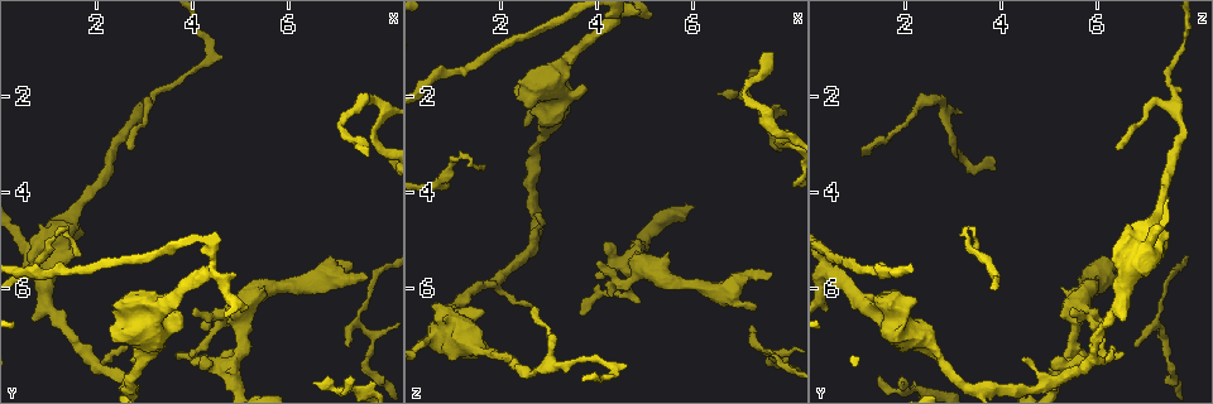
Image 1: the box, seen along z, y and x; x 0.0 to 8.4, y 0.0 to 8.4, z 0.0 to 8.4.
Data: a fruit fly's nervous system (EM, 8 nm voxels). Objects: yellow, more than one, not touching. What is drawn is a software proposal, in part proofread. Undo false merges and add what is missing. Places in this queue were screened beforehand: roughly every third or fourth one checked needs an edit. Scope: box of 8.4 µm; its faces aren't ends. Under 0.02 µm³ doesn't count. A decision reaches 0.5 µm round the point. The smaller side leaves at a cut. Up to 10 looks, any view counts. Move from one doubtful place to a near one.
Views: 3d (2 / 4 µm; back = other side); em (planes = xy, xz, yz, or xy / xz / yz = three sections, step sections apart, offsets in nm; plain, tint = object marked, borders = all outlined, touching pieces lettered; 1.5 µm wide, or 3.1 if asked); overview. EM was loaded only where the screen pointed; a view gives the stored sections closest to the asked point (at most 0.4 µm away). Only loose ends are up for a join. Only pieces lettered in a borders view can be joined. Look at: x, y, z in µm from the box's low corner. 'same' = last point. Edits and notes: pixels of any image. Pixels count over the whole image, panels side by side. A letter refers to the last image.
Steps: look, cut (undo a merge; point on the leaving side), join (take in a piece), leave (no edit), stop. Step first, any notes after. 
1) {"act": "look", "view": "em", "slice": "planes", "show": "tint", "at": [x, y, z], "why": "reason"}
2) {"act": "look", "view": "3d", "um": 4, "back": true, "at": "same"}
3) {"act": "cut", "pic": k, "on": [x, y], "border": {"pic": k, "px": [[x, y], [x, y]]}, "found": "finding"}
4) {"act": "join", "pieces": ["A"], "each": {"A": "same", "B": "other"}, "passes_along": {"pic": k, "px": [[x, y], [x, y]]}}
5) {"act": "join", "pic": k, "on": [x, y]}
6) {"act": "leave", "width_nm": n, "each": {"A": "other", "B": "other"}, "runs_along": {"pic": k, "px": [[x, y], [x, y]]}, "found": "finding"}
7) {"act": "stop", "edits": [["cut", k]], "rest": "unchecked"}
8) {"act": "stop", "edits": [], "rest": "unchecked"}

{"act": "look", "view": "3d", "um": 4, "at": [6.60, 7.95, 1.90], "why": "tapers out"}

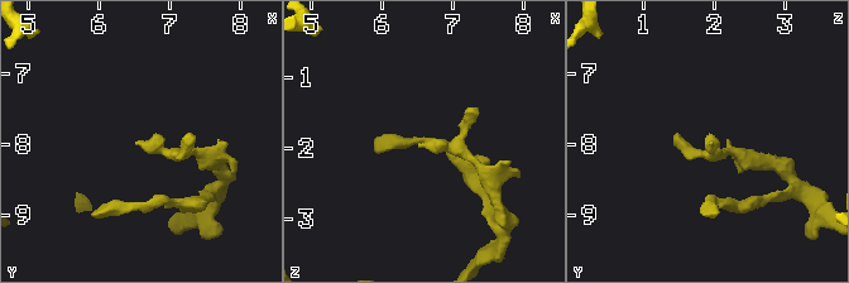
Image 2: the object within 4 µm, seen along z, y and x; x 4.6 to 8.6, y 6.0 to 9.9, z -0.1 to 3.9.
{"act": "look", "view": "em", "slice": "planes", "show": "tint", "at": [6.55, 7.95, 1.95]}

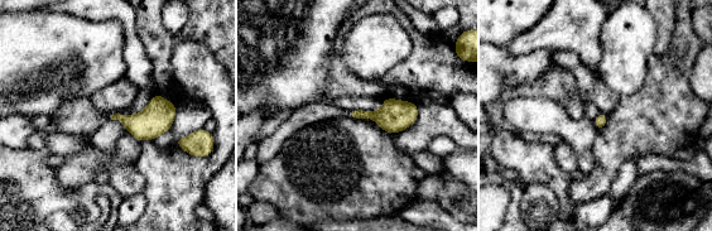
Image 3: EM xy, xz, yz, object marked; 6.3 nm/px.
{"act": "look", "view": "em", "slice": "planes", "show": "borders", "at": "same"}

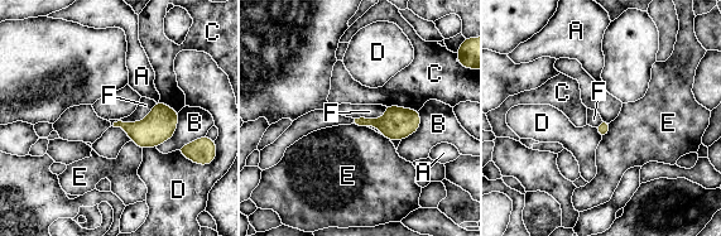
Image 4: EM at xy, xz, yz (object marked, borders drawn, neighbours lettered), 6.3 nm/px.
{"act": "leave", "each": {"A": "other", "B": "other", "C": "other", "D": "other", "E": "other", "F": "other"}, "found": "none of them fits"}

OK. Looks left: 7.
{"act": "look", "view": "em", "slice": "planes", "show": "borders", "at": [7.70, 3.20, 1.05], "why": "tapers out"}

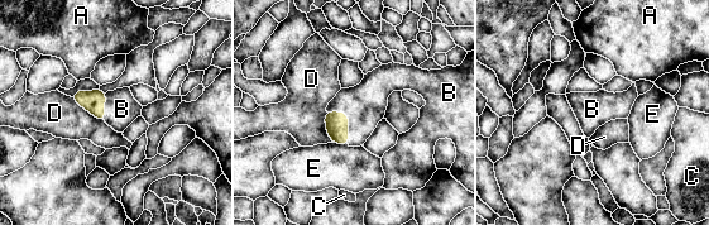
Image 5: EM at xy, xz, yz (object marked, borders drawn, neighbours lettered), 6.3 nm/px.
{"act": "join", "pieces": ["B"], "each": {"A": "other", "B": "same", "C": "other", "D": "other", "E": "other"}, "found": "the neuron continues"}

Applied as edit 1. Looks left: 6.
{"act": "look", "view": "3d", "um": 4, "at": [7.55, 5.80, 5.70], "why": "free end"}

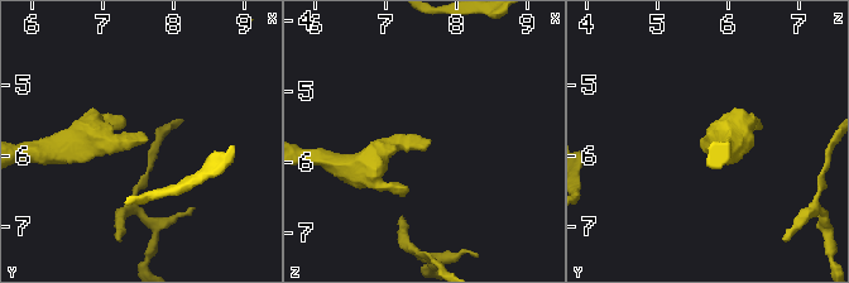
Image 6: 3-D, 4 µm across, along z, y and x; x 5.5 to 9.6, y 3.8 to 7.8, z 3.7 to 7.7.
{"act": "look", "view": "em", "slice": "xy", "step": 4, "show": "borders", "at": [7.60, 5.70, 5.70], "why": "shape alone is not enough"}

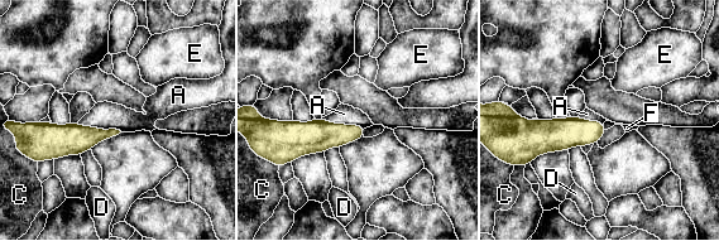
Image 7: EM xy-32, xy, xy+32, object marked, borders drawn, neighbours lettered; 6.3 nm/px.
{"act": "join", "pieces": ["A"], "each": {"A": "same", "C": "other", "D": "other", "E": "other", "F": "other"}, "passes_along": {"pic": 7, "px": [[319, 135], [344, 124], [344, 114]]}, "found": "it goes on there"}

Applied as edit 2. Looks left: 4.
{"act": "look", "view": "overview"}

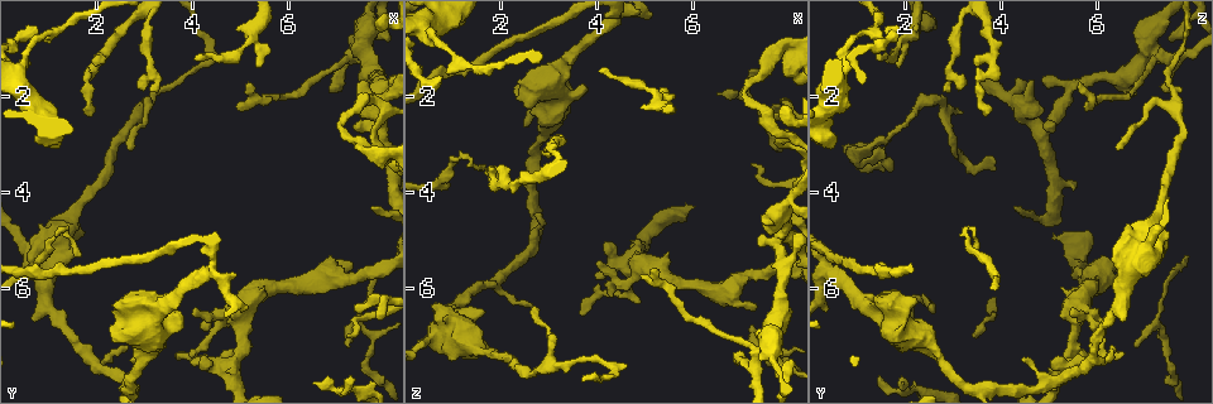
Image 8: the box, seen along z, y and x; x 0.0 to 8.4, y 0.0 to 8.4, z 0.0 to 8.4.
{"act": "look", "view": "em", "slice": "planes", "show": "plain", "at": [7.25, 7.25, 6.80], "why": "an open end"}

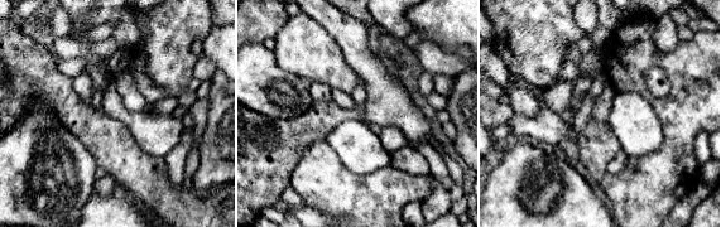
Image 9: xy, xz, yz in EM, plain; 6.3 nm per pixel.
{"act": "look", "view": "em", "slice": "planes", "show": "tint", "at": "same", "why": "with the object marked"}

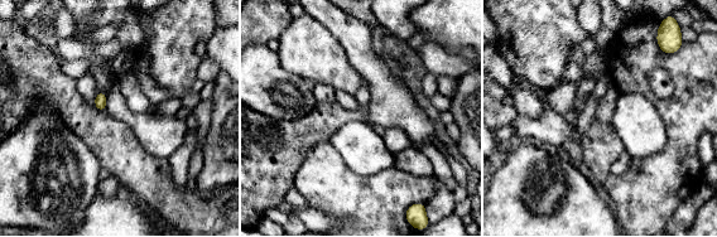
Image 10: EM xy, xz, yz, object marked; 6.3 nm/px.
{"act": "look", "view": "em", "slice": "planes", "show": "borders", "at": "same", "why": "what lies round it"}

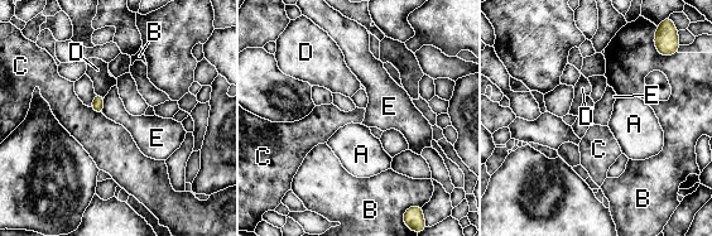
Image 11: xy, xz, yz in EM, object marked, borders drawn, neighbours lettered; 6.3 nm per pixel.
{"act": "leave", "each": {"A": "other", "B": "other", "C": "other", "D": "other", "E": "other"}, "border": {"pic": 11, "px": [[90, 107], [102, 115]]}, "found": "none of them fits"}

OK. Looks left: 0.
{"act": "stop", "edits": [["join", 5], ["join", 7]], "rest": "unchecked"}

